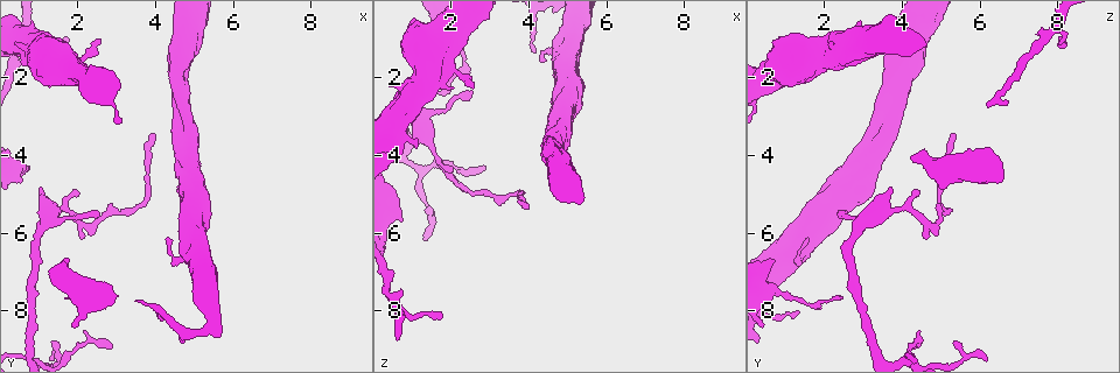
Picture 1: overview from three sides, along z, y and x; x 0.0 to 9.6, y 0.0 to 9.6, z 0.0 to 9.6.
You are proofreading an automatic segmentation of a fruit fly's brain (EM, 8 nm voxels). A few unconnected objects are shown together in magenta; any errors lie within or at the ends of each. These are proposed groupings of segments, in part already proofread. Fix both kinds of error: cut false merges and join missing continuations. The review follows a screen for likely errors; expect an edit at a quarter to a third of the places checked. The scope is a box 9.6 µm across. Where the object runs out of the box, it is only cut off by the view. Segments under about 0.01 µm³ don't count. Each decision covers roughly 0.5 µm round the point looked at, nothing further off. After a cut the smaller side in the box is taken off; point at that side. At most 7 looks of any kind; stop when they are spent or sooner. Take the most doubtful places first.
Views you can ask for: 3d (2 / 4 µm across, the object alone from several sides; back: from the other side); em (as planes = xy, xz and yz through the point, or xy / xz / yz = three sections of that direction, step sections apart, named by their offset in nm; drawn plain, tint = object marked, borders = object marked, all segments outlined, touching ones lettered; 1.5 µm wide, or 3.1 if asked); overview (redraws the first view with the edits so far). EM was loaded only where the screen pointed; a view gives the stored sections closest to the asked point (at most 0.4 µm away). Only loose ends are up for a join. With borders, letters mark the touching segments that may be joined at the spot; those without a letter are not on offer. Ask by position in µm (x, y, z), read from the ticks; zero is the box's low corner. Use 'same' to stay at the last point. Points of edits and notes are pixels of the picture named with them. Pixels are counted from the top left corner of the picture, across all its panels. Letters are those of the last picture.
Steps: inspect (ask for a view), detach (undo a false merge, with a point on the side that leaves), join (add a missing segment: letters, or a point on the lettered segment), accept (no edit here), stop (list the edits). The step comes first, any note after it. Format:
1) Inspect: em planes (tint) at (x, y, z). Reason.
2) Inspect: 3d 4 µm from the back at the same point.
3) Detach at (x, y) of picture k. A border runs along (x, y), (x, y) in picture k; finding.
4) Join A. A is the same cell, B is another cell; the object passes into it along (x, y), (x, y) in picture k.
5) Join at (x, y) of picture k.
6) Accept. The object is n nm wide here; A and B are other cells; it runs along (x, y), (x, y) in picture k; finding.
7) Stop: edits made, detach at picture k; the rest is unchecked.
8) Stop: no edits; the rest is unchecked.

Inspect: em yz step 8 (borders) at (0.75, 4.25, 5.75). Free end.

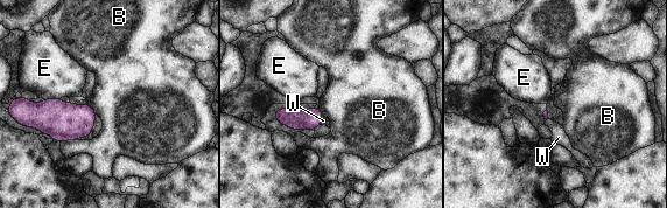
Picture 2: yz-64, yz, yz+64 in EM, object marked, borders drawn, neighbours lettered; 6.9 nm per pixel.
Inspect: em planes (borders) at the same point.

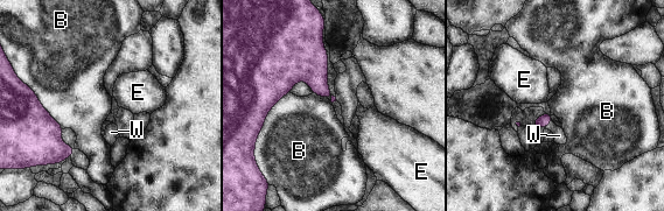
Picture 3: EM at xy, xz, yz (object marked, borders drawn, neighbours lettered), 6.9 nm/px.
Join W. W is the same cell, B and E are other cells; the object passes into it along (542, 121), (547, 124), (559, 135) in picture 3; the cell continues.

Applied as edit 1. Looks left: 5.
Inspect: em planes (plain) at (4.15, 8.05, 1.40). Branch stops here.

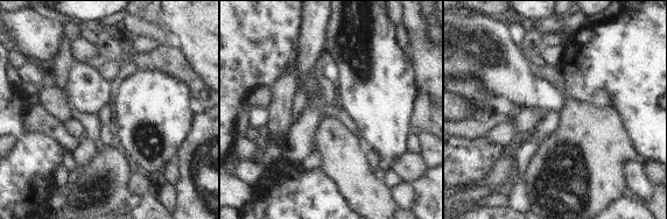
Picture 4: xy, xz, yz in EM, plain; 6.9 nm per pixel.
Inspect: em planes (borders) at the same point.

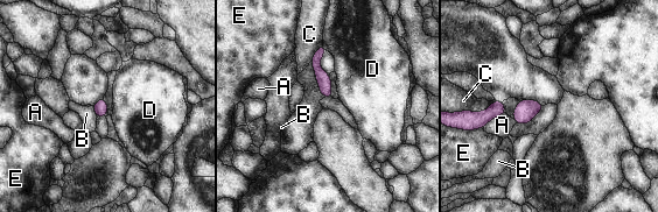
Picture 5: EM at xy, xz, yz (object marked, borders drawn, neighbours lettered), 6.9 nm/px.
Accept. A, B, C, D and E are other cells; a border runs along (323, 43), (328, 50) in picture 5; none of them fits.

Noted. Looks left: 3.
Inspect: overview.

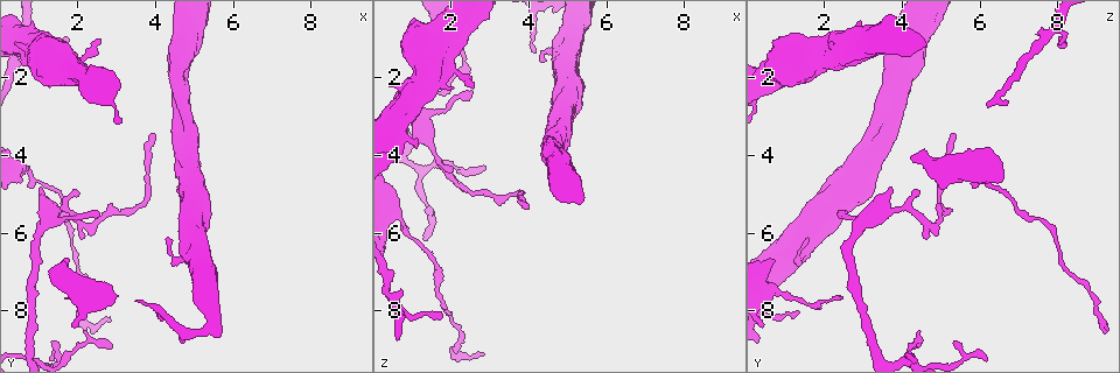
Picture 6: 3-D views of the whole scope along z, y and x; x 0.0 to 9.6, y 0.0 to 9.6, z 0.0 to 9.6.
Inspect: em planes (borders) at (2.85, 8.90, 4.40).

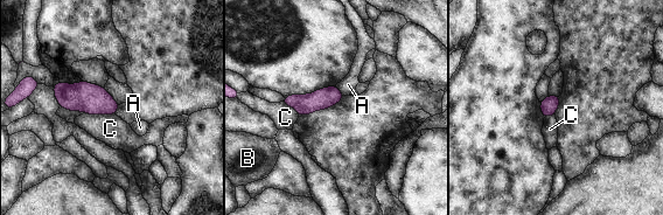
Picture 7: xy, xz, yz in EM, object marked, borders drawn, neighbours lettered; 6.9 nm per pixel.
Accept. A, B and C are other cells; it runs along (340, 96), (286, 99) in picture 7; no lettered segment goes on from it.

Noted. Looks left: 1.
Stop: edits made, join at picture 3; the rest is unchecked.

